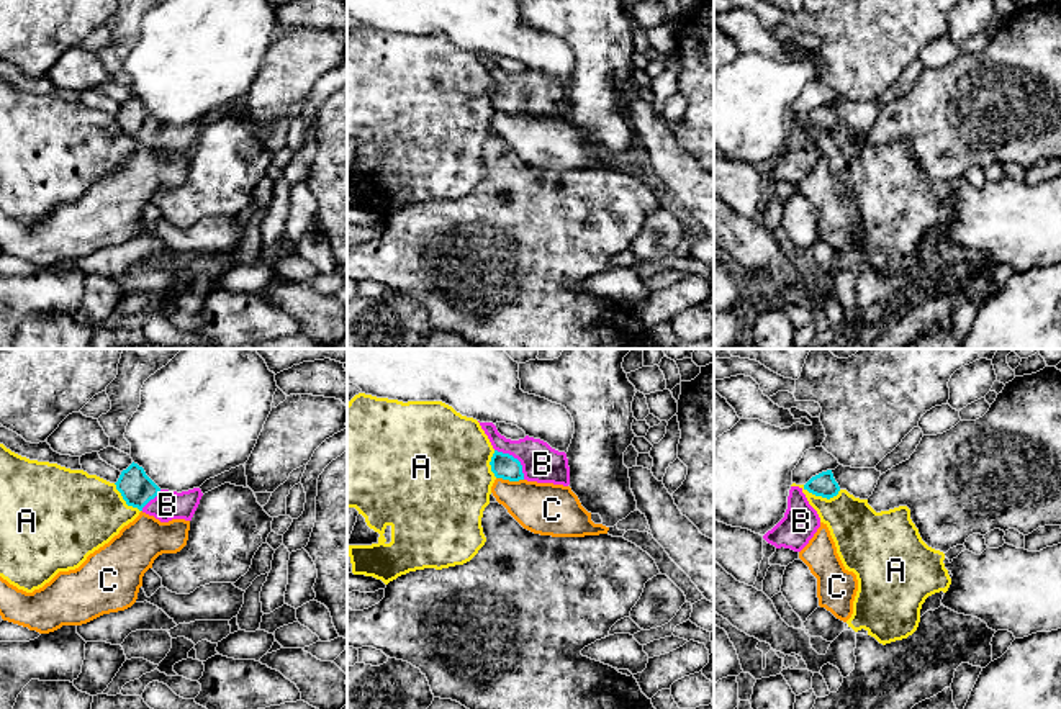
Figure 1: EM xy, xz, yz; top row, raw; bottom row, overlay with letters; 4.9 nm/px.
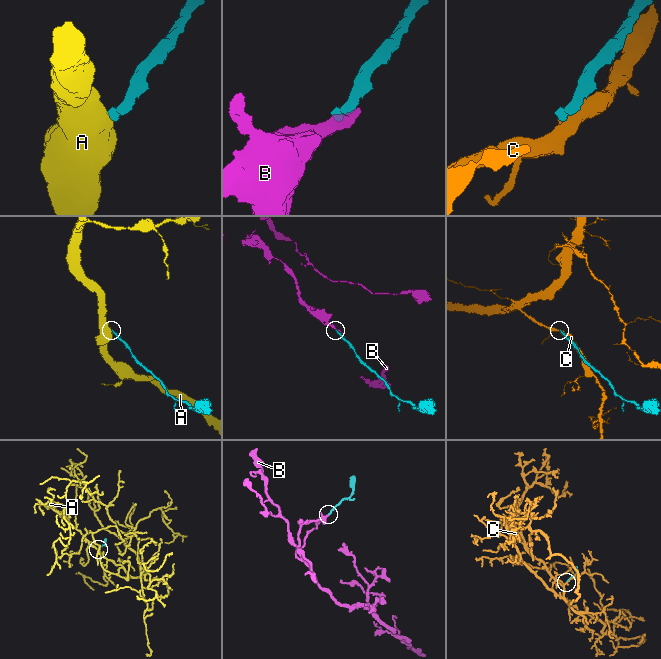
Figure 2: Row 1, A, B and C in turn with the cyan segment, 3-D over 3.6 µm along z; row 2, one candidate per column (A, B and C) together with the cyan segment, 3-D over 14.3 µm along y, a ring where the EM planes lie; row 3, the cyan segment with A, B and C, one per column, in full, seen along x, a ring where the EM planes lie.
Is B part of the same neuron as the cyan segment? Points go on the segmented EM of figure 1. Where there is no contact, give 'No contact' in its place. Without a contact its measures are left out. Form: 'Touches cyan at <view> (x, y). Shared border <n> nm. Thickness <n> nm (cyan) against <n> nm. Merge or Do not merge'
Touches cyan at xz (516, 459). Shared border 220 nm. Thickness 120 nm (cyan) against 190 nm. Merge

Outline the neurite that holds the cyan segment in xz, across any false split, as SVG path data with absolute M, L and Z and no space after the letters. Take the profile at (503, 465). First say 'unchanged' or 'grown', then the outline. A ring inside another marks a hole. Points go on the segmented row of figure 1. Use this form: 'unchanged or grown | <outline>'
grown | M480 422L480 426L494 449L490 465L496 478L570 485L565 452L558 452L547 442L529 436L519 440L506 439L493 422Z

